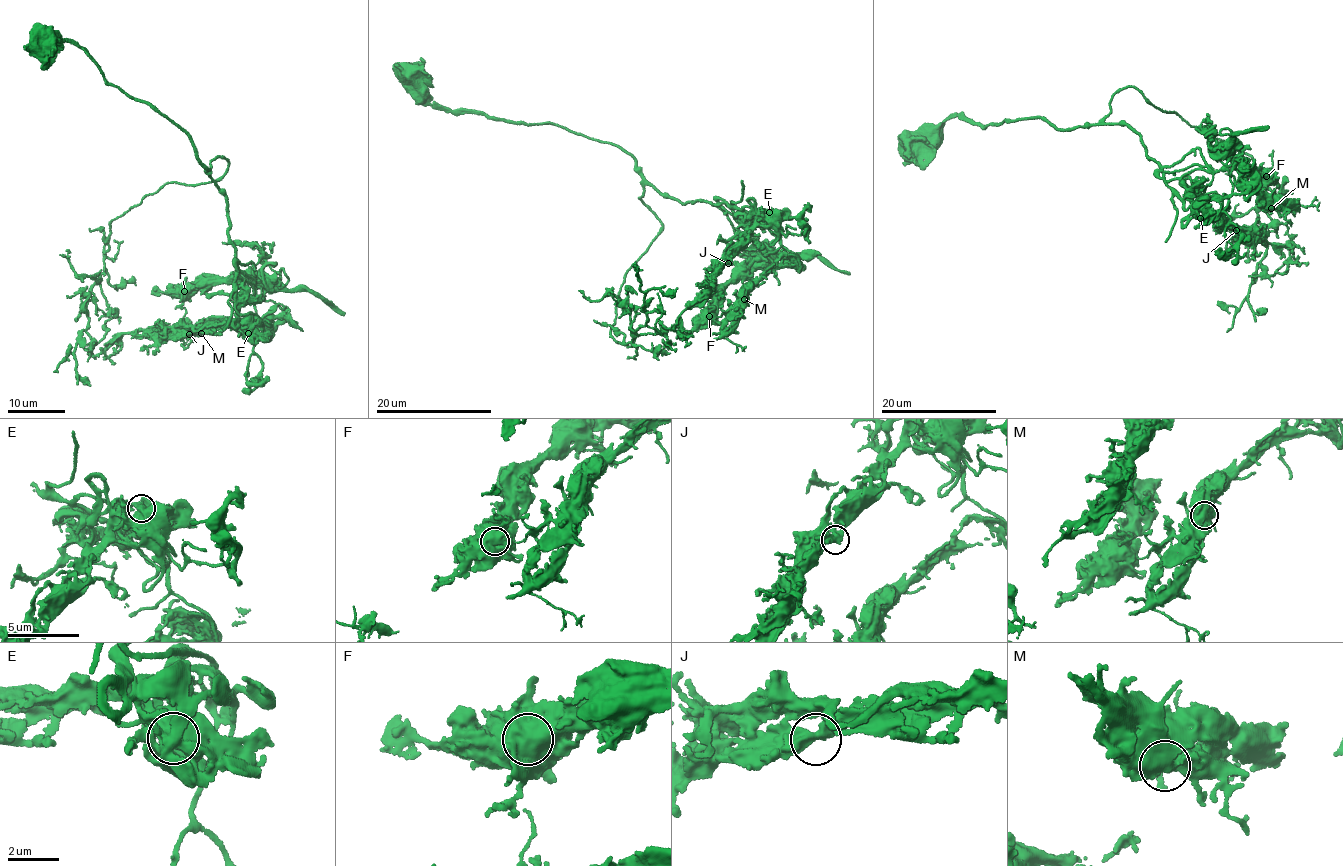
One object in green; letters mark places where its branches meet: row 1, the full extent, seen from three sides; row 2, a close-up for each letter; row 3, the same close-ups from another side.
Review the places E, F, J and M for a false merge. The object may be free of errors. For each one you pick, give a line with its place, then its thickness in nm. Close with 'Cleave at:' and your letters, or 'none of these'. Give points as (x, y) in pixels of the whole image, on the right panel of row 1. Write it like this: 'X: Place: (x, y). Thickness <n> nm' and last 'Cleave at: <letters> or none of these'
F: Place: (1266, 176). Thickness 1550 nm
Cleave at: F

